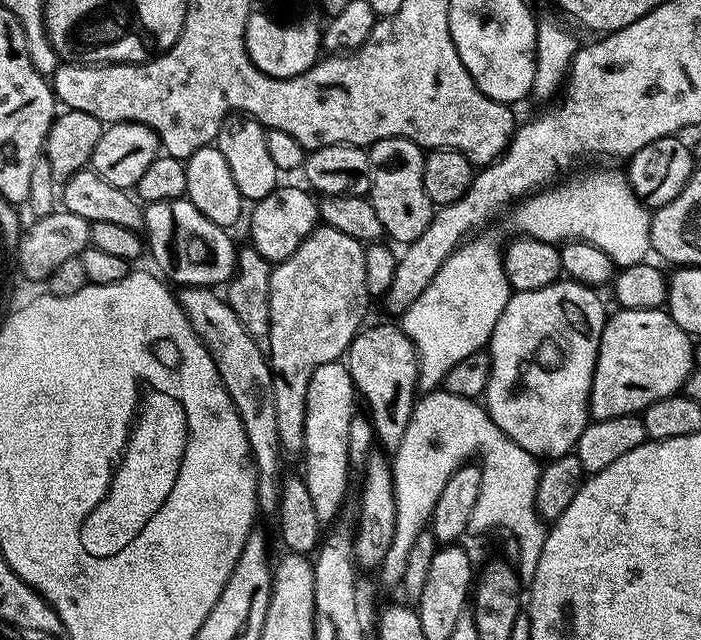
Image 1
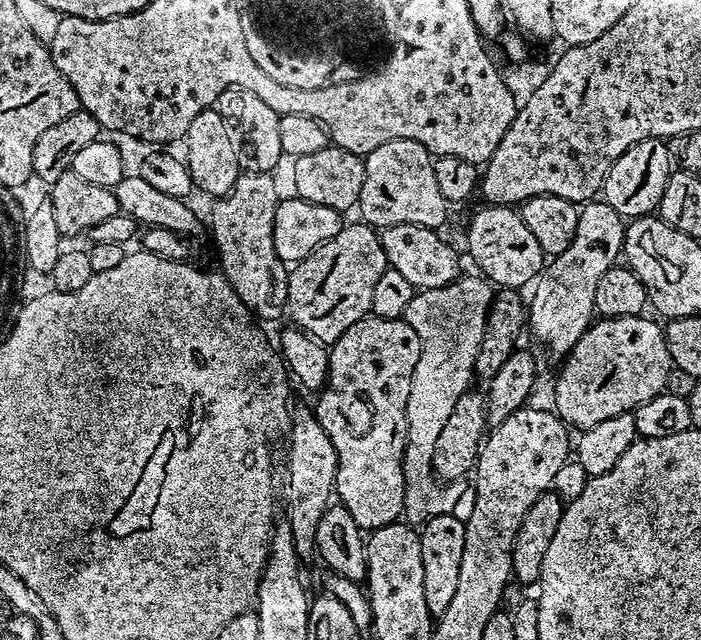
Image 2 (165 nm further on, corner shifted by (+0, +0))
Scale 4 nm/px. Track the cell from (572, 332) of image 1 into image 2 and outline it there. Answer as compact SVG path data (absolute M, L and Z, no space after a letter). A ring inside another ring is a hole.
M593 198L580 208L578 214L578 230L574 230L574 238L562 254L551 257L545 263L544 271L540 273L531 289L532 300L526 304L526 328L540 344L545 344L552 352L567 354L576 345L578 338L594 323L594 290L598 290L598 281L602 279L602 274L610 270L621 259L624 251L624 230L626 227L625 217L614 210L603 198Z

